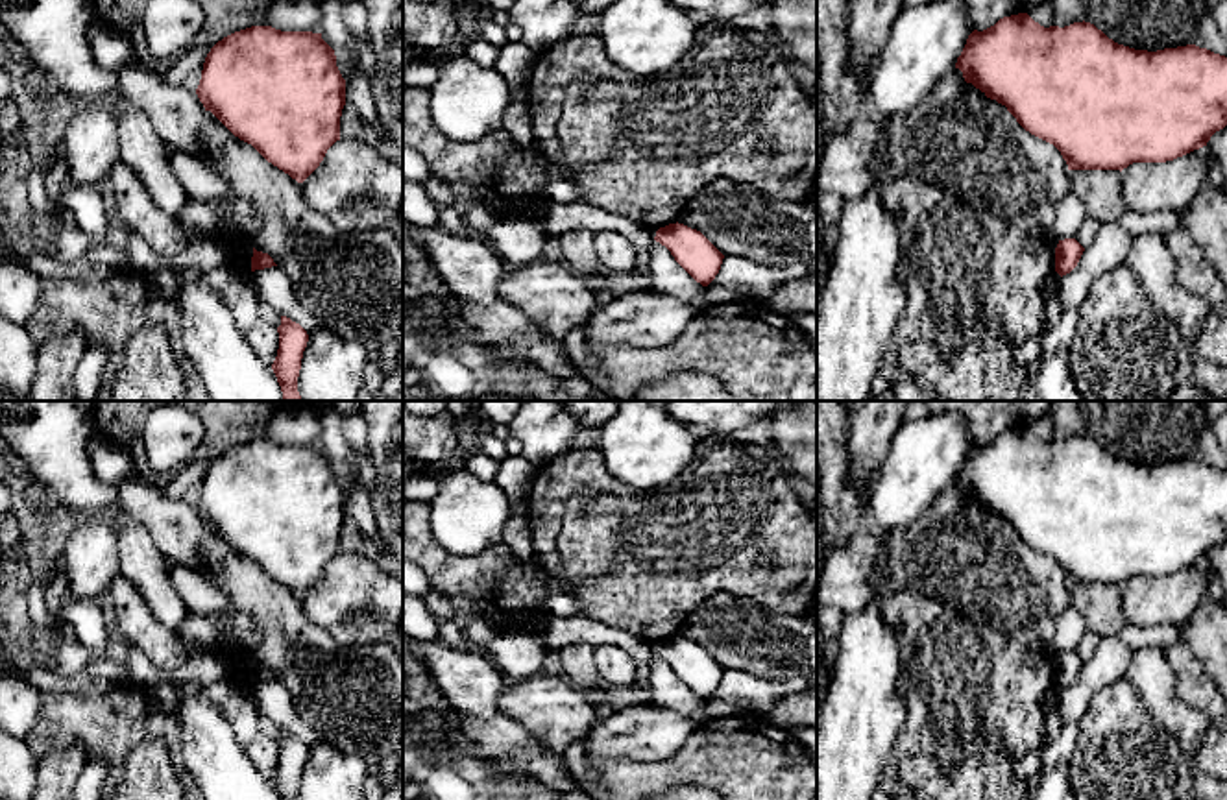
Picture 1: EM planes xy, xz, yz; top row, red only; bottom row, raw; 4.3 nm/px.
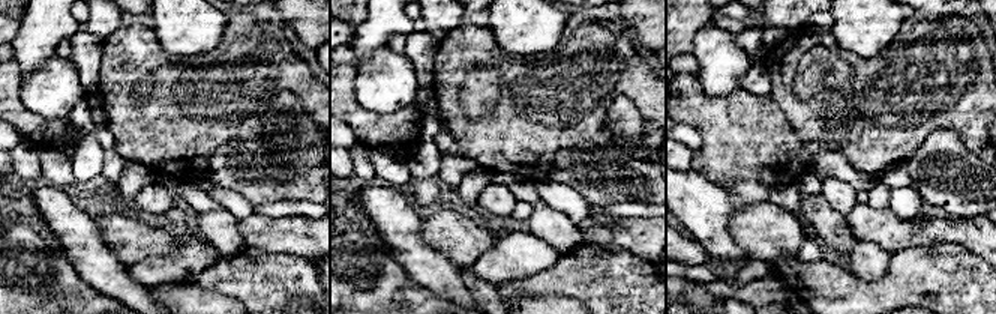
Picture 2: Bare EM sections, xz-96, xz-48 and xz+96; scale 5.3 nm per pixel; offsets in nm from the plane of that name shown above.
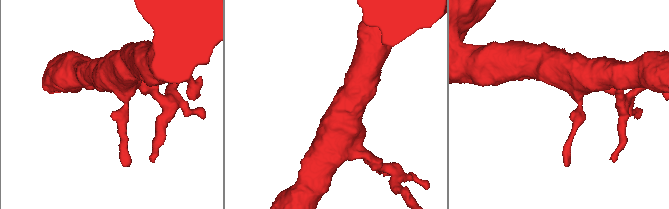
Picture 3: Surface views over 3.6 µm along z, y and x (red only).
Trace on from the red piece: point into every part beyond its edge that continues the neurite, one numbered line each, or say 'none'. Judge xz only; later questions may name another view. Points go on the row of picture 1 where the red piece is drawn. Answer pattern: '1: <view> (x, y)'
none

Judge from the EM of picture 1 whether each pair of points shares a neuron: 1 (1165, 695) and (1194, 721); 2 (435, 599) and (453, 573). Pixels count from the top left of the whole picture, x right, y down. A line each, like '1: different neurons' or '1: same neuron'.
1: same neuron
2: different neurons

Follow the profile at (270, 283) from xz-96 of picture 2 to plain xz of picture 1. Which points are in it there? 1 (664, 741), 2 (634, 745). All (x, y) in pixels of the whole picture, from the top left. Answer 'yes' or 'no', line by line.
1: no
2: no

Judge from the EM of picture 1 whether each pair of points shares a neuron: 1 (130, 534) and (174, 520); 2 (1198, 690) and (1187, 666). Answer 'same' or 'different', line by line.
1: different
2: same

